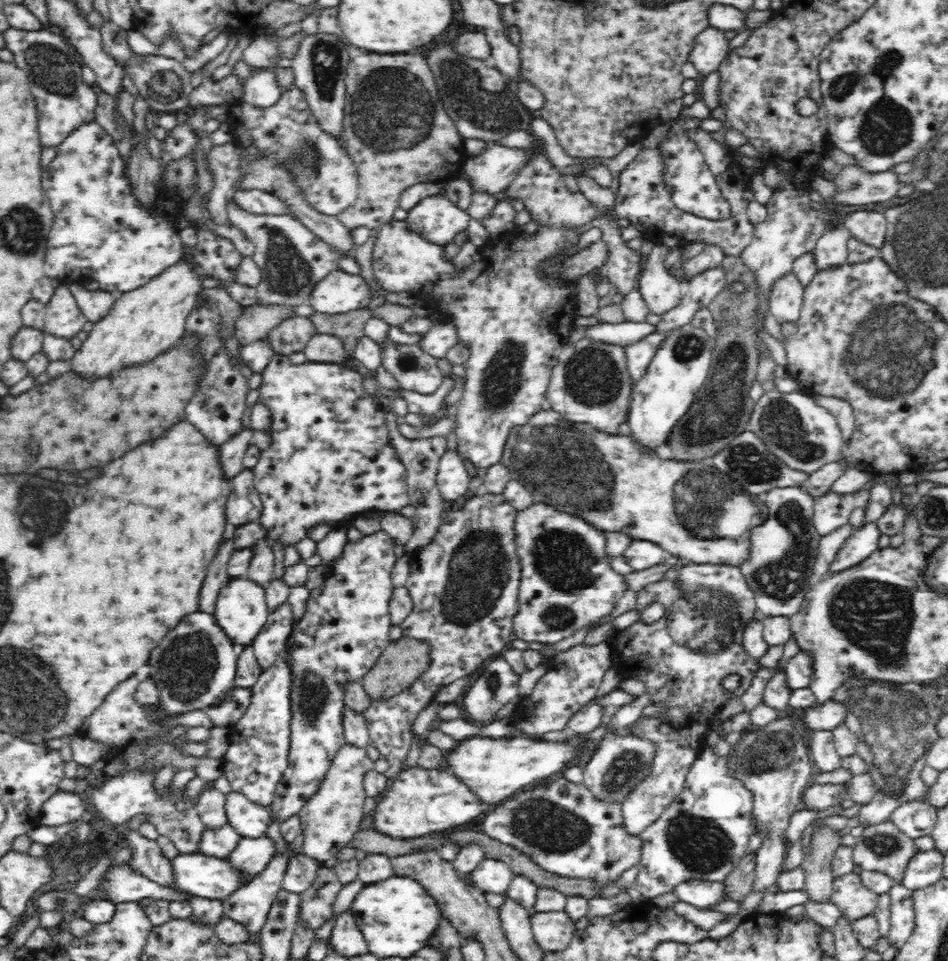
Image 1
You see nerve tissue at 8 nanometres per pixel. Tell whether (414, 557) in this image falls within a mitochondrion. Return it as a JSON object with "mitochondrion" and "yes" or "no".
{"mitochondrion":"no"}

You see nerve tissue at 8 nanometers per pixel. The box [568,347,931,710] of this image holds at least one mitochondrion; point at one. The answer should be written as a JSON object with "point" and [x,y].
{"point":[877,616]}

